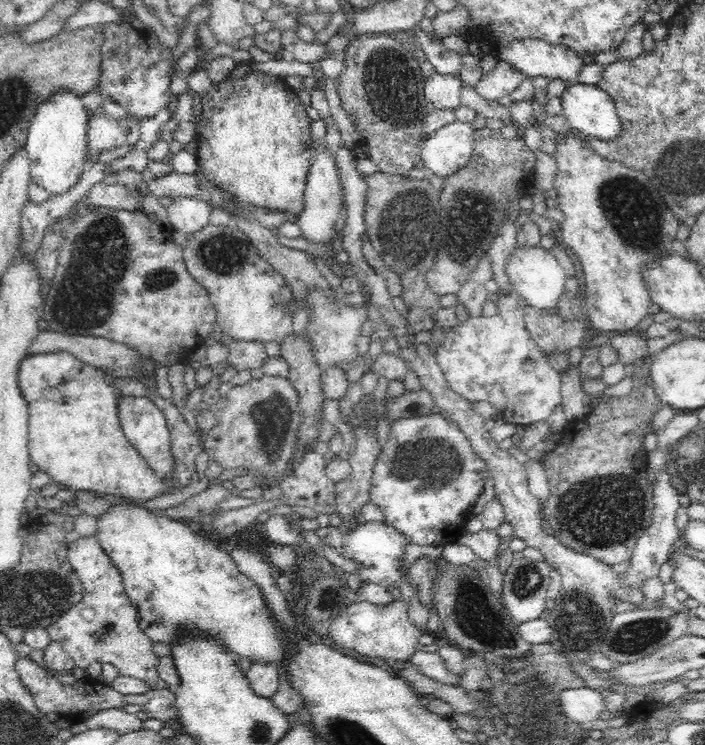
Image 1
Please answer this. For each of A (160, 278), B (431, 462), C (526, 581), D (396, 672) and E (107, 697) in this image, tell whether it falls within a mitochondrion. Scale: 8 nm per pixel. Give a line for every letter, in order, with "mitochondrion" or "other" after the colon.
A: mitochondrion
B: mitochondrion
C: mitochondrion
D: other
E: other

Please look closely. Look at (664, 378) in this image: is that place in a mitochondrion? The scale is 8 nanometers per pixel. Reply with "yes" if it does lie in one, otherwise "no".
no

